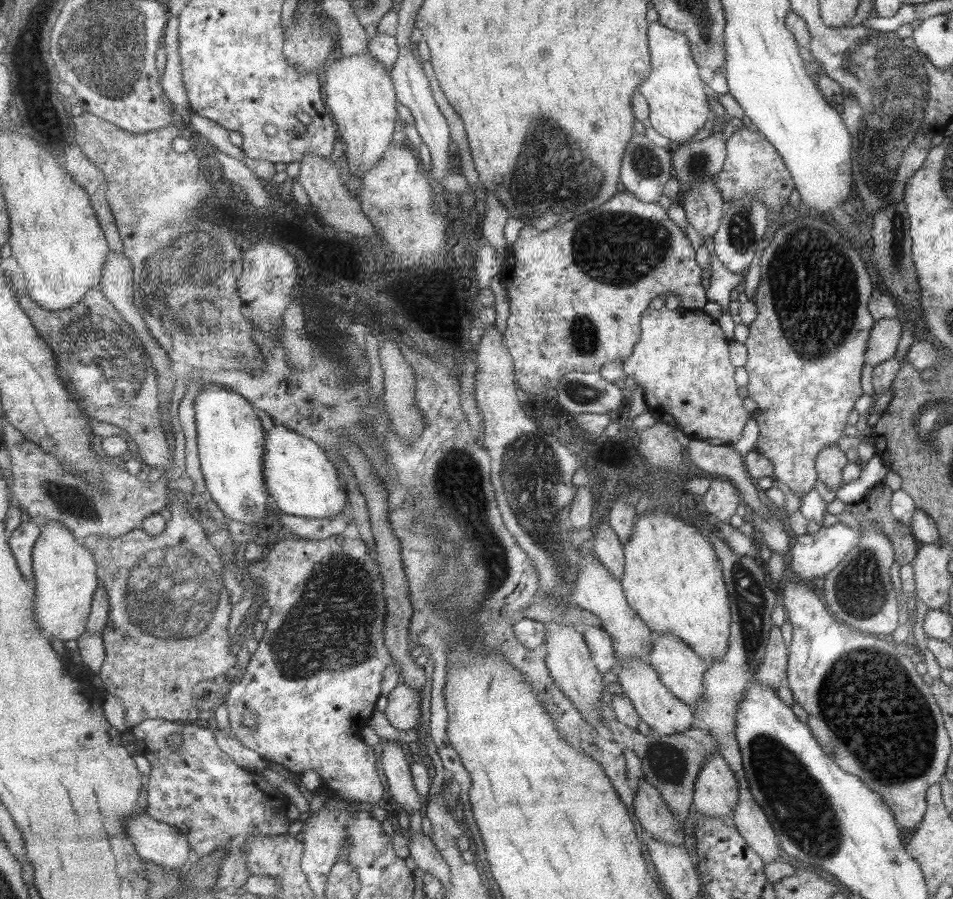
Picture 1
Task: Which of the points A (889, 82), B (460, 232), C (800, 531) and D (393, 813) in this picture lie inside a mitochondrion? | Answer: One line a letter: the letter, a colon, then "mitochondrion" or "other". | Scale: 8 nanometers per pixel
A: mitochondrion
B: other
C: other
D: other

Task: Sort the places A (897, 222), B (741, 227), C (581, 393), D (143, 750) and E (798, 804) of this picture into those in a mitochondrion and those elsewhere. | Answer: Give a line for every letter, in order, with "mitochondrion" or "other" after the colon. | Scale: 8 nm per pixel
A: mitochondrion
B: mitochondrion
C: mitochondrion
D: other
E: mitochondrion

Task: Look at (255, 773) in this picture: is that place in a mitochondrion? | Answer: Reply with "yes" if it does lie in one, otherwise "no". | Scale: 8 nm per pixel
no

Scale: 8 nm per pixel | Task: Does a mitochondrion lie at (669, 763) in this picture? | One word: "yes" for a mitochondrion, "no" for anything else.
yes

